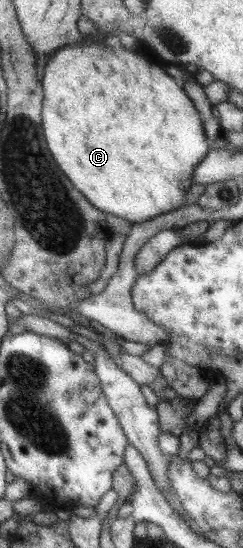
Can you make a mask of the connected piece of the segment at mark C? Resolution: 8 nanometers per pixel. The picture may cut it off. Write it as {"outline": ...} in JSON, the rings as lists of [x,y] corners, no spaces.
{"outline":[[[98,39],[65,46],[49,56],[42,80],[43,109],[41,115],[43,130],[47,147],[53,154],[58,166],[70,178],[70,182],[90,200],[92,206],[95,206],[102,212],[114,214],[118,218],[124,218],[132,225],[136,222],[144,222],[166,212],[182,208],[190,203],[187,202],[186,197],[190,186],[193,184],[196,166],[202,162],[202,159],[209,151],[203,120],[200,118],[200,113],[198,113],[194,102],[186,95],[183,85],[174,80],[163,69],[163,66],[148,61],[145,52],[147,49],[150,49],[150,46],[140,39],[138,39],[138,43],[140,44],[137,48],[139,52],[136,52],[136,50],[132,51],[123,46],[115,48]]]}

